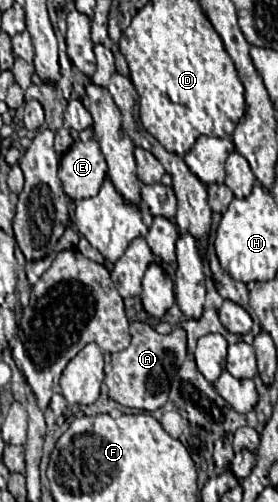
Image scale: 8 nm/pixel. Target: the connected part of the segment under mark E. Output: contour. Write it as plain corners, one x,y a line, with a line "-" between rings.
94,139
76,141
62,155
58,175
62,179
64,193
70,199
80,201
94,197
106,177
106,161
98,143

